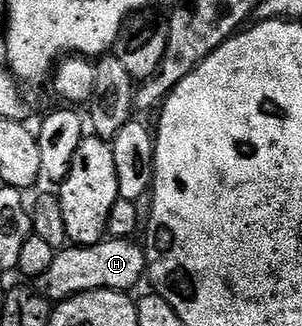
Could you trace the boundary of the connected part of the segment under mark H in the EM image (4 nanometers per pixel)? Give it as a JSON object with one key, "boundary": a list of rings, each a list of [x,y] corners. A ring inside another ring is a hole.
{"boundary":[[[104,238],[98,244],[93,246],[68,246],[60,248],[55,253],[53,263],[49,265],[49,270],[45,270],[45,274],[41,274],[37,278],[37,291],[40,296],[44,296],[46,300],[58,302],[60,300],[68,300],[71,296],[80,296],[83,292],[100,292],[101,290],[109,290],[110,292],[130,293],[131,288],[135,288],[139,284],[139,279],[144,279],[147,271],[147,253],[142,243],[135,244],[134,239],[130,240],[113,240]]]}

